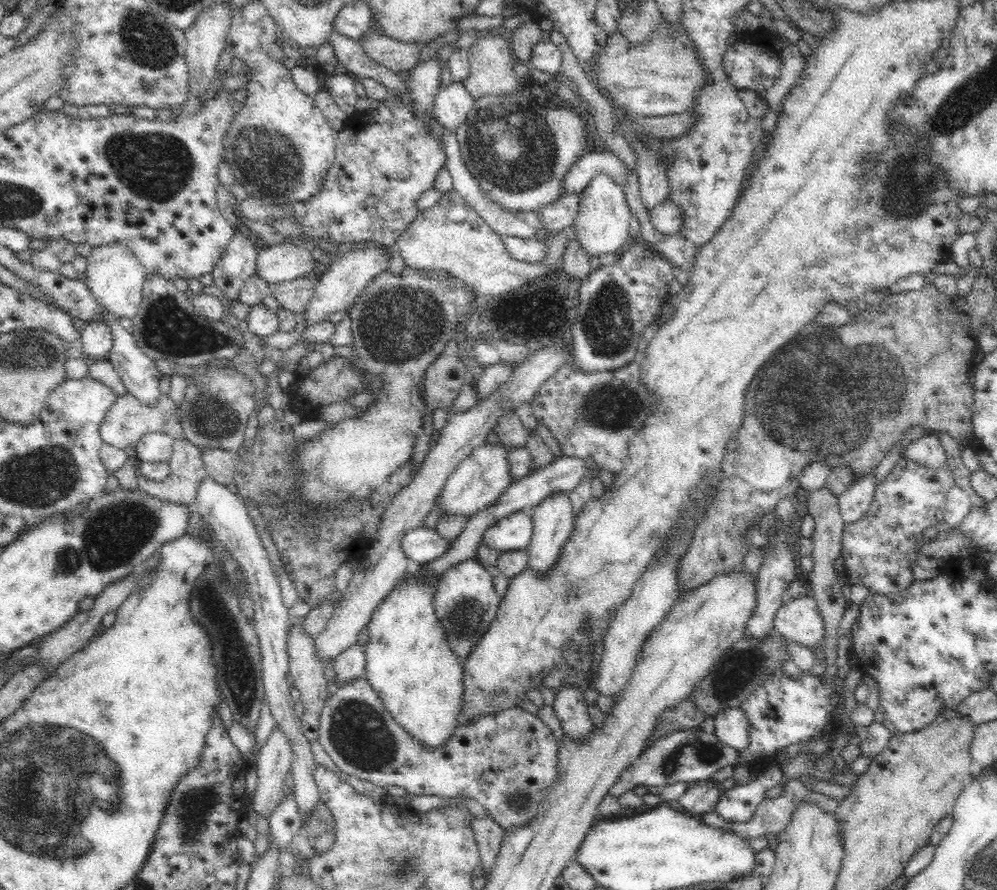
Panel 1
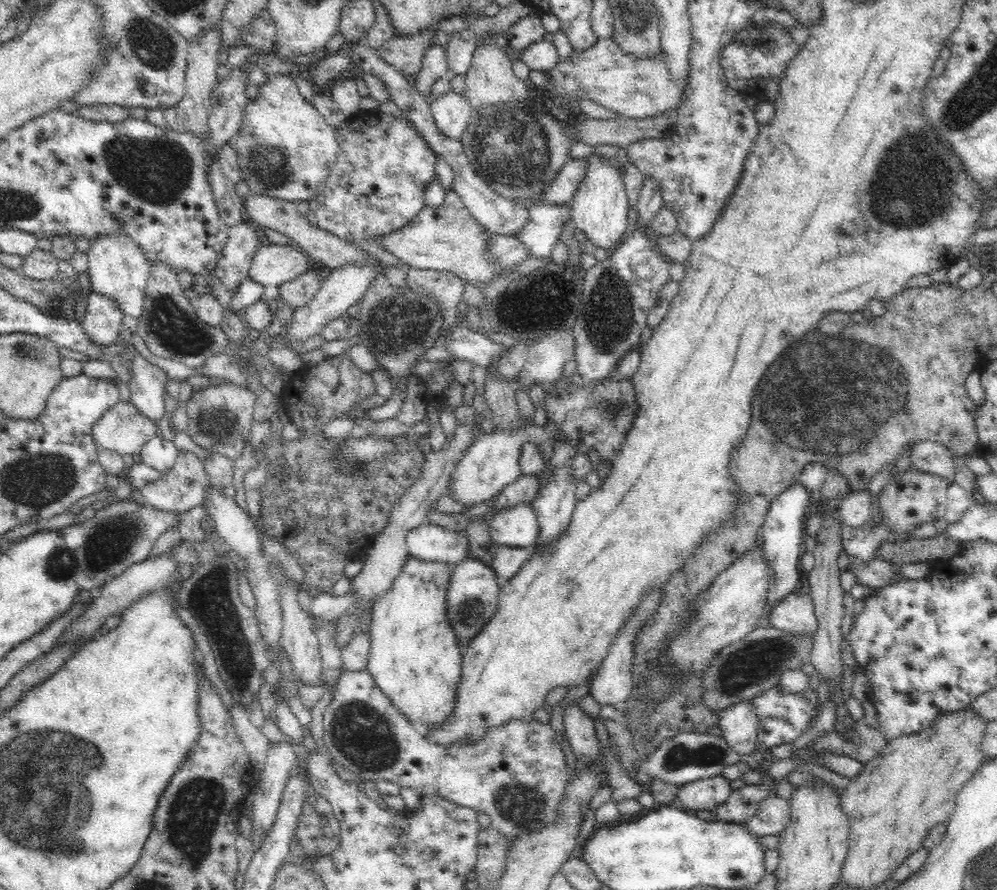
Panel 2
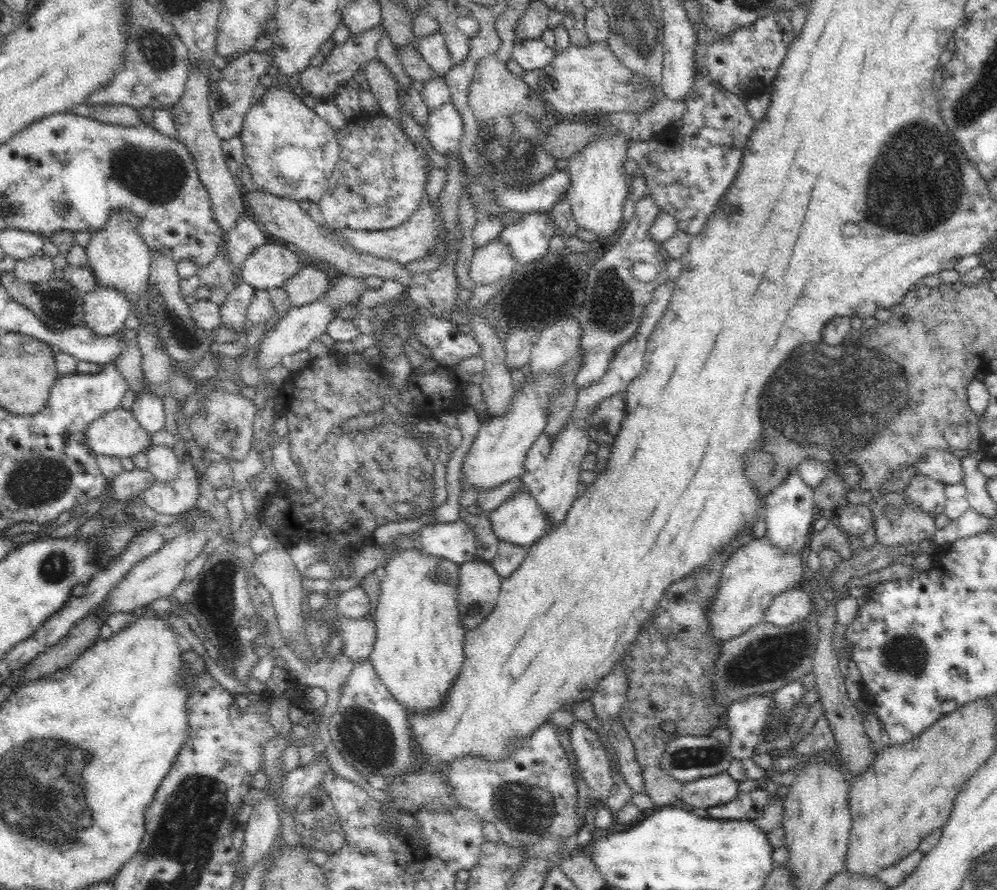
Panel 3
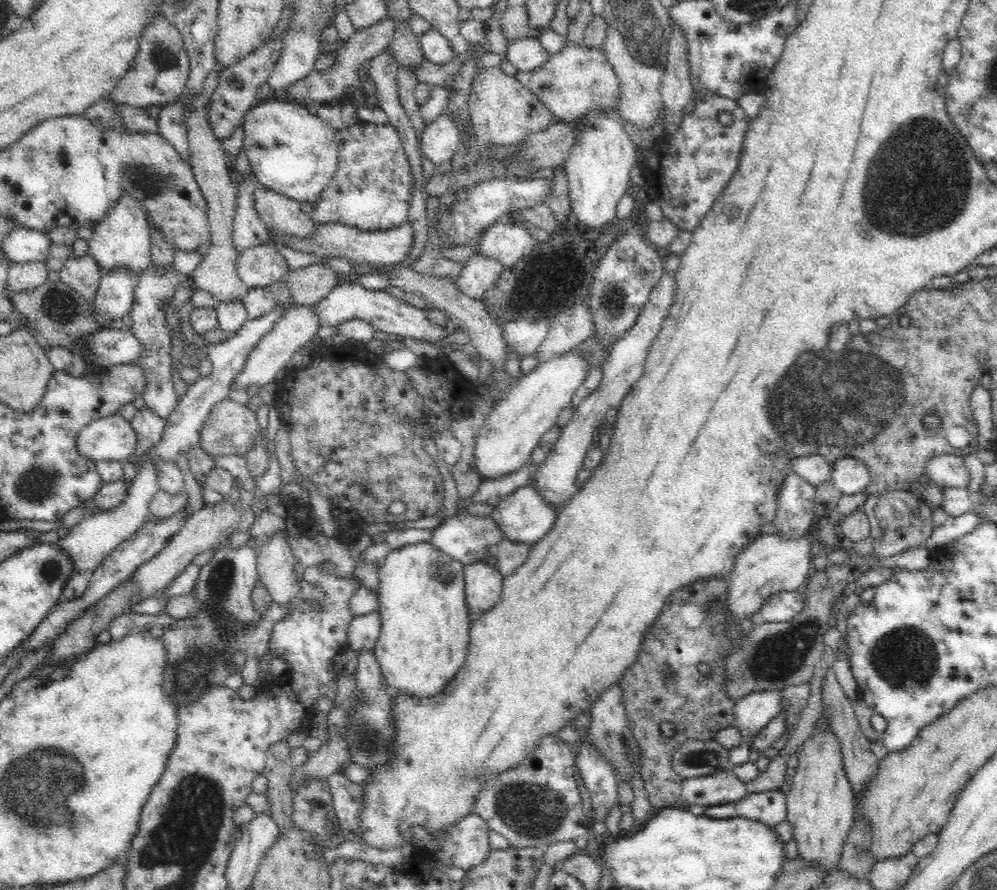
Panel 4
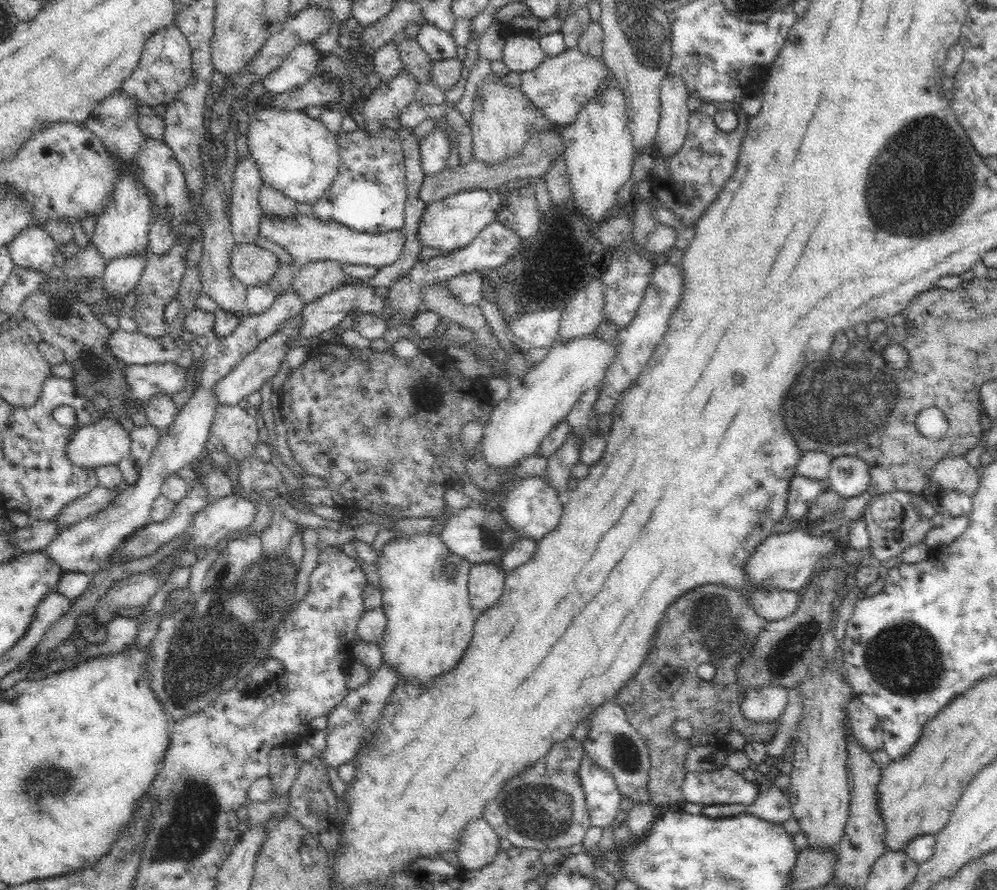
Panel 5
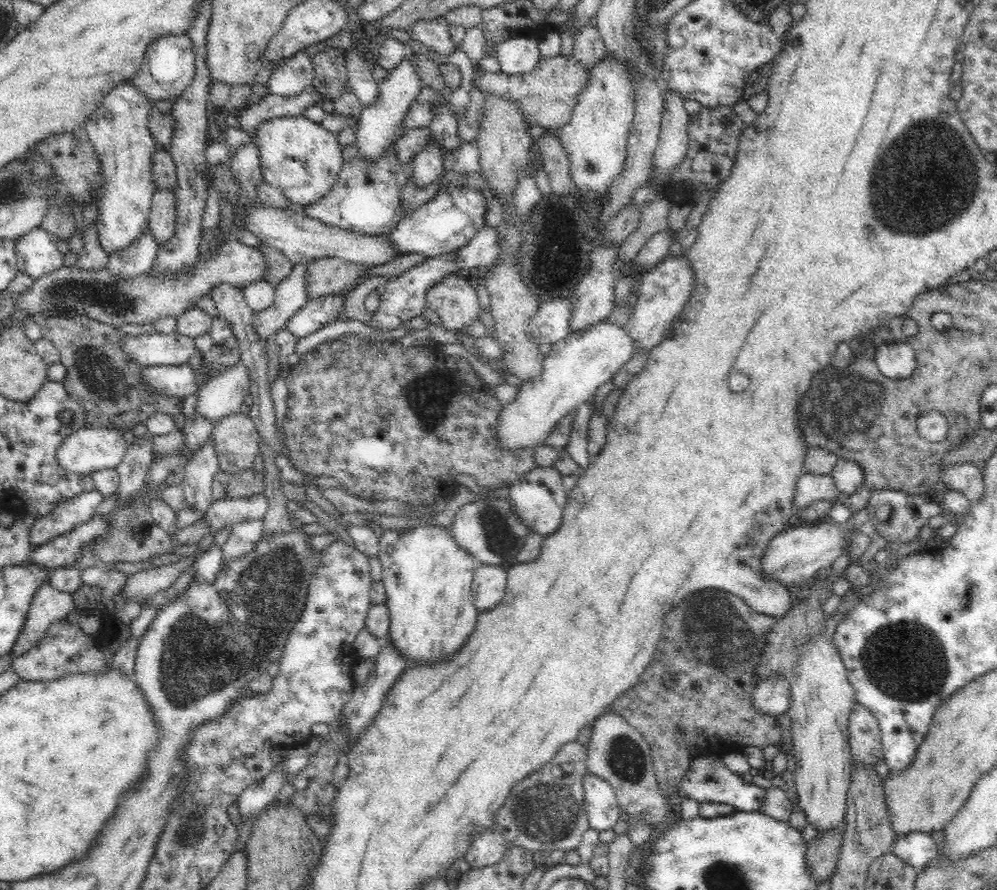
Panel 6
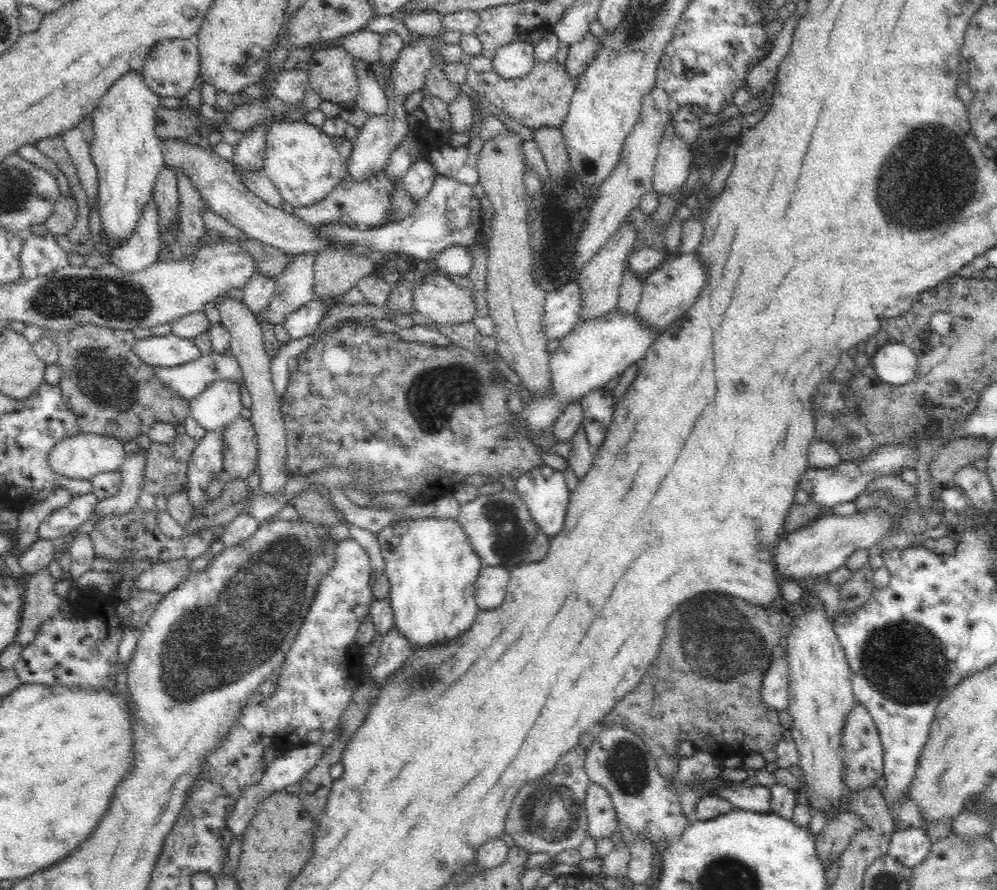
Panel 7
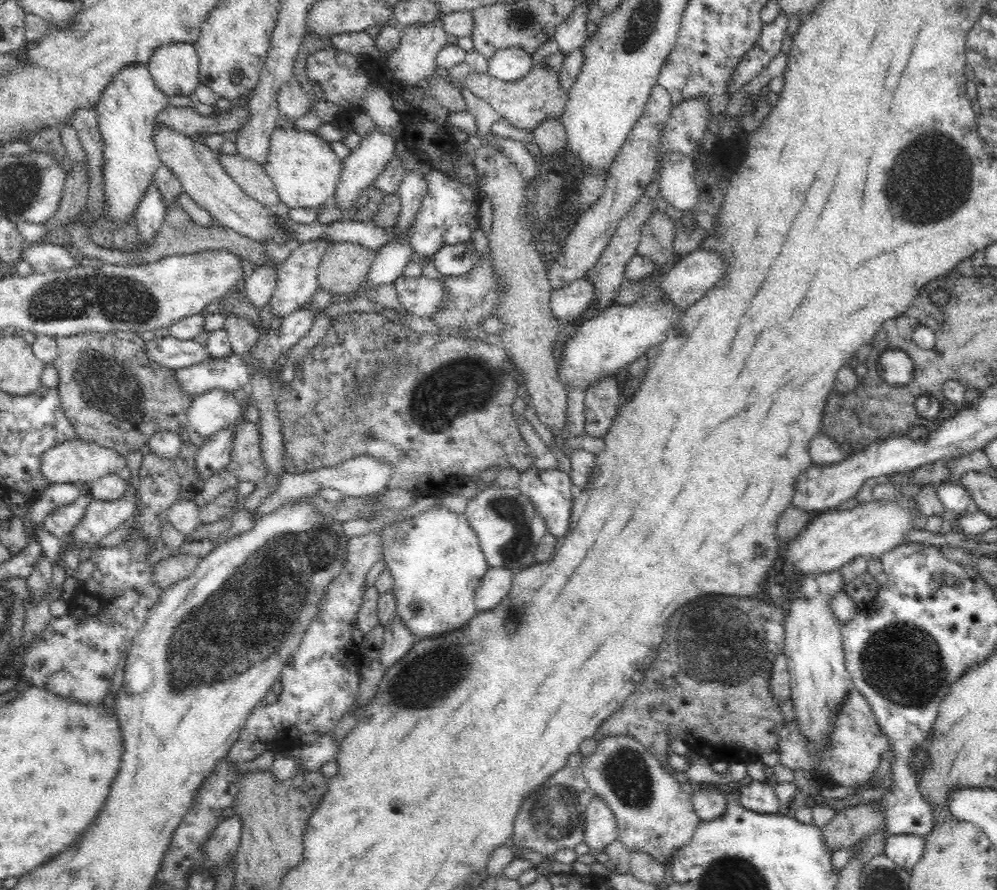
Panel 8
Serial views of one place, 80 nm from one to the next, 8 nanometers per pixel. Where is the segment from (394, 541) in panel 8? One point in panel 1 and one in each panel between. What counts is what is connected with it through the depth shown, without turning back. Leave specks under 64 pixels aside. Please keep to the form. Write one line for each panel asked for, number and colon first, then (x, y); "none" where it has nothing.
1: (410, 664)
2: (415, 659)
3: (419, 650)
4: (425, 626)
5: (430, 621)
6: (428, 577)
7: (432, 567)

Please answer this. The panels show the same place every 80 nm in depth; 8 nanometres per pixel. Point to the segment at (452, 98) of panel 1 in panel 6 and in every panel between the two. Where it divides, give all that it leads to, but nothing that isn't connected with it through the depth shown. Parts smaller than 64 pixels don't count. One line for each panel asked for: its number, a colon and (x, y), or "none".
2: (451, 112)
3: (444, 126)
4: (439, 141)
5: (434, 149)
6: (427, 165)

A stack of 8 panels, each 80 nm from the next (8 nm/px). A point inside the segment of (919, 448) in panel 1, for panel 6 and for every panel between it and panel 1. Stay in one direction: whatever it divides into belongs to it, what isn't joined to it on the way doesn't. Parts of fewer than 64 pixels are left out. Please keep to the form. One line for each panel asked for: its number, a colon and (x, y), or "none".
2: (931, 457)
3: (941, 465)
4: (946, 470)
5: (952, 473)
6: (966, 478)

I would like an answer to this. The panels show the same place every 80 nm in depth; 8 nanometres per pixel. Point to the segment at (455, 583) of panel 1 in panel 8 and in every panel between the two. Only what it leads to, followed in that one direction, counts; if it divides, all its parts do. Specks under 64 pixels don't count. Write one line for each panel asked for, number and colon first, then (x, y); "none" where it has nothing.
2: (473, 597)
3: (479, 589)
4: (483, 582)
5: (486, 585)
6: (489, 585)
7: (491, 587)
8: (496, 584)

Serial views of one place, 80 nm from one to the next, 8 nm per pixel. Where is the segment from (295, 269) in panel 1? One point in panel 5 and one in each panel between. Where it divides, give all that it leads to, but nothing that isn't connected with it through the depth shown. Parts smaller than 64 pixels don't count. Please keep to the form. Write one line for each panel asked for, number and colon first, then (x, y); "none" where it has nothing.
2: (272, 264)
3: (268, 265)
4: (258, 266)
5: (252, 265)

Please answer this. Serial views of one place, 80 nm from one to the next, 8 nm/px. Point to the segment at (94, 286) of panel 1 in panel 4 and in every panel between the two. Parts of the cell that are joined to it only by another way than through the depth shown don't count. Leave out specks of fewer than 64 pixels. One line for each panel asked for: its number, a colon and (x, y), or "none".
2: (117, 267)
3: (117, 254)
4: (121, 238)

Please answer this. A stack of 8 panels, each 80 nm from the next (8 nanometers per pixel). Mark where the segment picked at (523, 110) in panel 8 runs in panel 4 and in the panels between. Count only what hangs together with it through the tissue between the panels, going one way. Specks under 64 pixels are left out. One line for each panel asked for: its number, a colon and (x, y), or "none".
4: (576, 80)
5: (560, 86)
6: (546, 96)
7: (542, 98)

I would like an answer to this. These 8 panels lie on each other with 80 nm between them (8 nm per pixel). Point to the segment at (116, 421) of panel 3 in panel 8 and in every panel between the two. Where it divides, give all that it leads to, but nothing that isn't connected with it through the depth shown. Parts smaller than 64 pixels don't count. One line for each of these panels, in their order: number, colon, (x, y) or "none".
4: (110, 438)
5: (105, 442)
6: (88, 449)
7: (82, 456)
8: (75, 460)

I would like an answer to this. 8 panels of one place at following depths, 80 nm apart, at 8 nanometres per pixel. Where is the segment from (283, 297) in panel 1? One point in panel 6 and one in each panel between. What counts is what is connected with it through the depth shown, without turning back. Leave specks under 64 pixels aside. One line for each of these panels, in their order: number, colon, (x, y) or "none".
2: (297, 292)
3: (310, 283)
4: (308, 285)
5: (312, 280)
6: (326, 276)

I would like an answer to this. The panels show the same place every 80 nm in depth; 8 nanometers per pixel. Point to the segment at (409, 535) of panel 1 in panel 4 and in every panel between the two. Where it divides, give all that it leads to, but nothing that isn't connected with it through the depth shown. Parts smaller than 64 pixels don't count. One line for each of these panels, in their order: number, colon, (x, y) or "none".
2: (429, 542)
3: (455, 541)
4: (466, 538)

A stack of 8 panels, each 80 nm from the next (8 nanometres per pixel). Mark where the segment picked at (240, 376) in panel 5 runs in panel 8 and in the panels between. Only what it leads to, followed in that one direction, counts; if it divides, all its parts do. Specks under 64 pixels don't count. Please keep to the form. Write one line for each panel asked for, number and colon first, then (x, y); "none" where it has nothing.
6: (221, 396)
7: (219, 404)
8: (210, 412)

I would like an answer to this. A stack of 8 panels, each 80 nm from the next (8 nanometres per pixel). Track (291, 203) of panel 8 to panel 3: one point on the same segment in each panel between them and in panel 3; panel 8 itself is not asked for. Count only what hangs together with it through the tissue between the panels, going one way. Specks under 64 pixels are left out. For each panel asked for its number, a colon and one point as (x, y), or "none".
3: (291, 152)
4: (292, 152)
5: (296, 155)
6: (300, 158)
7: (301, 160)

